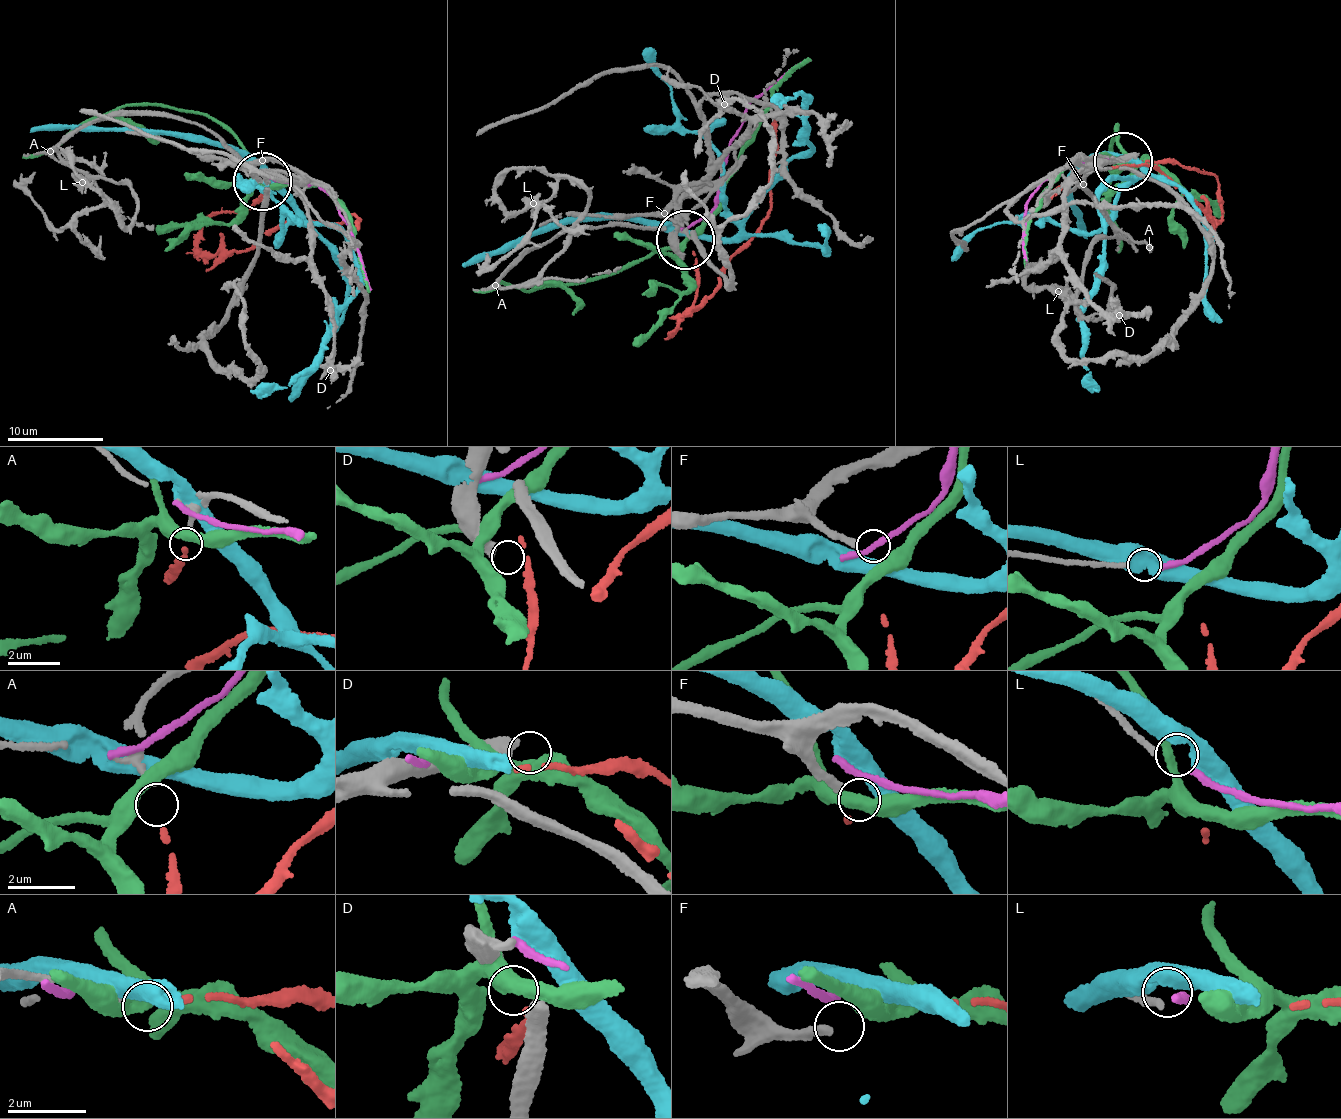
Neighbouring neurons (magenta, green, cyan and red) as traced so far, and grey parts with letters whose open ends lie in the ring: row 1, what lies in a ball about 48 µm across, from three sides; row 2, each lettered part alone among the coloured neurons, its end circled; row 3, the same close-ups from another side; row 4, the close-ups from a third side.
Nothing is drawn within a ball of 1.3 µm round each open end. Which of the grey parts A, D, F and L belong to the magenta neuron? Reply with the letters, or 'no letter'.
L

